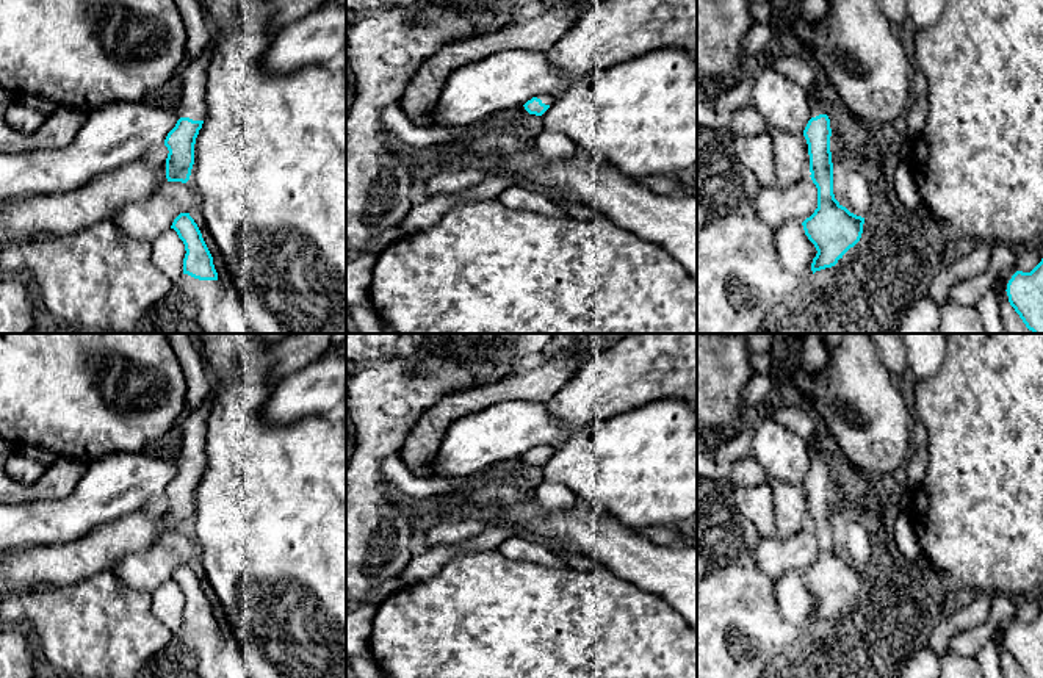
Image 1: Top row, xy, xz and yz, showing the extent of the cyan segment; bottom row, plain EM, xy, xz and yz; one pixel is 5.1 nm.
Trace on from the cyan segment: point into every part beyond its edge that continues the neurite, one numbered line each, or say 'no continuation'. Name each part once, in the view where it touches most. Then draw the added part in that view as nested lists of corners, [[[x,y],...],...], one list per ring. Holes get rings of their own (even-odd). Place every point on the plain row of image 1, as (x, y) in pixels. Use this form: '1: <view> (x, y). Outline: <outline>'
1: xy (193, 454). Outline: [[[213,391],[205,399],[204,406],[185,412],[179,420],[179,427],[183,432],[183,443],[177,456],[179,470],[189,468],[204,471],[207,463],[207,418],[211,410]]]

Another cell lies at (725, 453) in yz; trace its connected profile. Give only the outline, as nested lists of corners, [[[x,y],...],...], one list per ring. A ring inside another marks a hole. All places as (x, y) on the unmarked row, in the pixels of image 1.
[[[749,423],[733,429],[728,437],[716,442],[711,457],[722,473],[730,473],[731,467],[752,456],[753,429]]]

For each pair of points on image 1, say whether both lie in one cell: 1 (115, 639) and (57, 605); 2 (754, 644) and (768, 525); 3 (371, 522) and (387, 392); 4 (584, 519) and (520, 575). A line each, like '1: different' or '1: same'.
1: same
2: different
3: same
4: different

